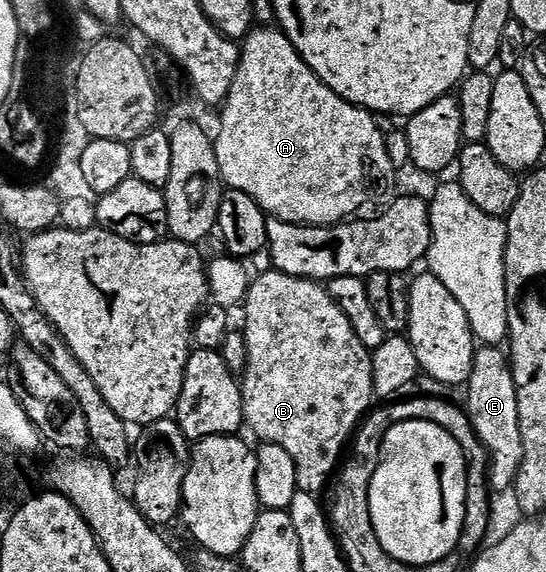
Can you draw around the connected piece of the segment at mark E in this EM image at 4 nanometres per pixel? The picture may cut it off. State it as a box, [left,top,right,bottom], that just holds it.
[466,345,522,491]

